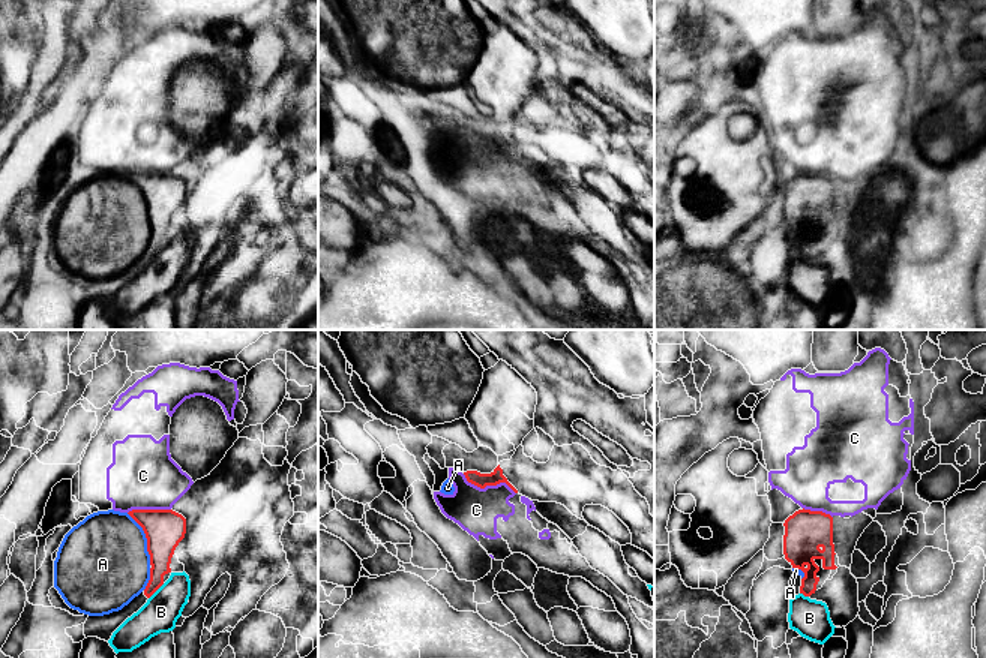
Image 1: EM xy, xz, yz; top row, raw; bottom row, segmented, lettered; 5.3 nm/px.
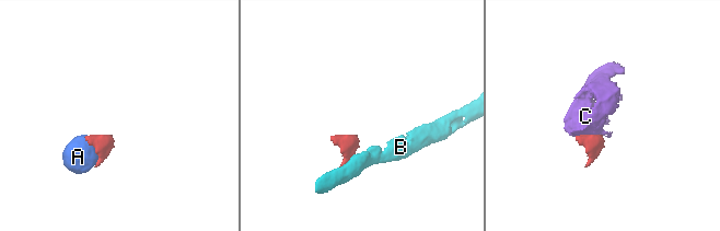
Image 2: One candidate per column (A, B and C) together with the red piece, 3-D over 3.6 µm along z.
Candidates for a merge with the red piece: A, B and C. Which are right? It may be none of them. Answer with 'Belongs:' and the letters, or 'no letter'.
Belongs: A

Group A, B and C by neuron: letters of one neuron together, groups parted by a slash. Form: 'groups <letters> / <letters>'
groups A / B / C

